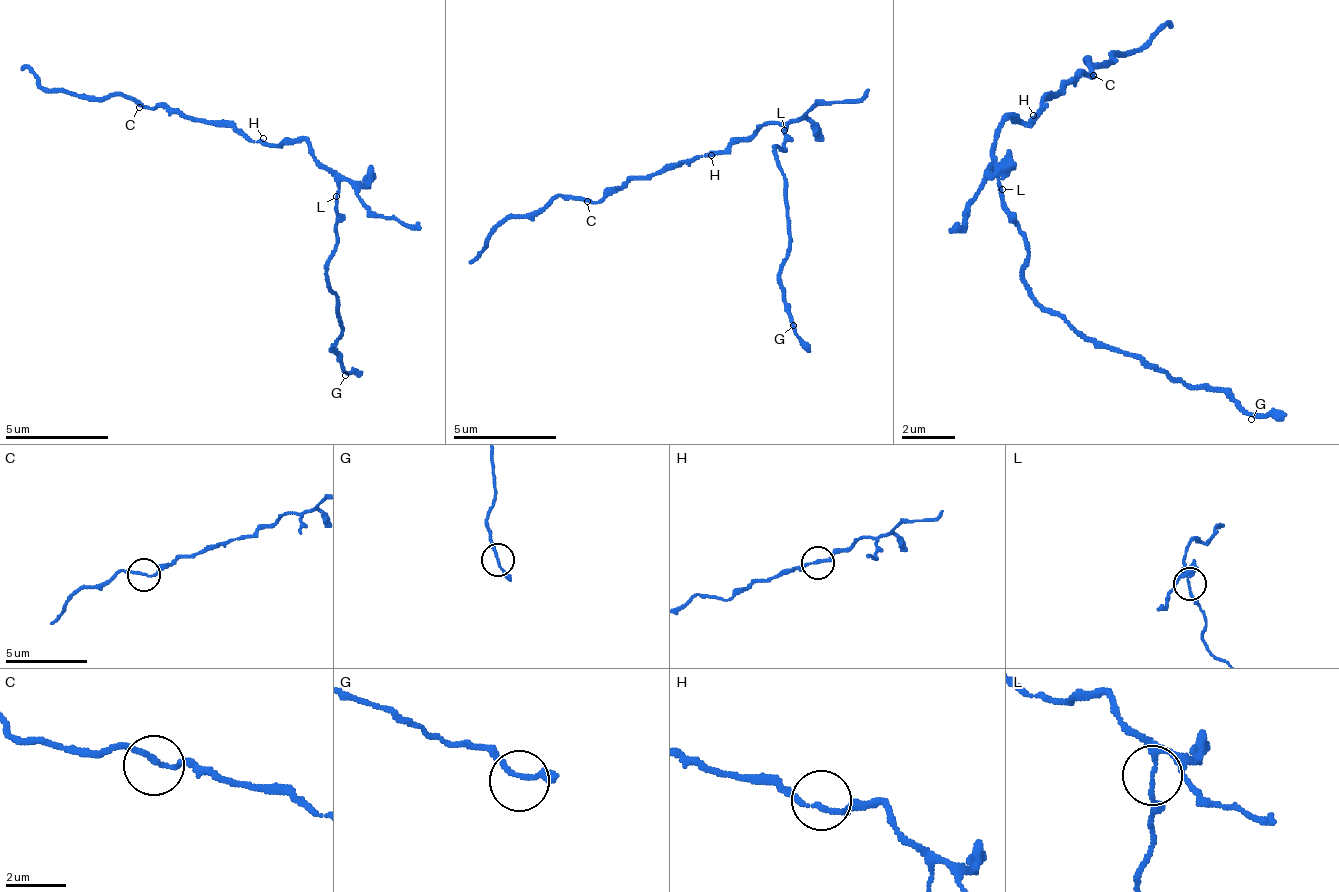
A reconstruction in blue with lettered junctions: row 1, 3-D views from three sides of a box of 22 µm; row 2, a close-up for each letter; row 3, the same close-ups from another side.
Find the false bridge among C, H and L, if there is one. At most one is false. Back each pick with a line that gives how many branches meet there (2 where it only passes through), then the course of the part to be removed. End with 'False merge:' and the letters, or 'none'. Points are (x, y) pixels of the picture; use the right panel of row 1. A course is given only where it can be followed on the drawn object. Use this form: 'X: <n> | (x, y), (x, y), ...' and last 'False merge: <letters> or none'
False merge: none

